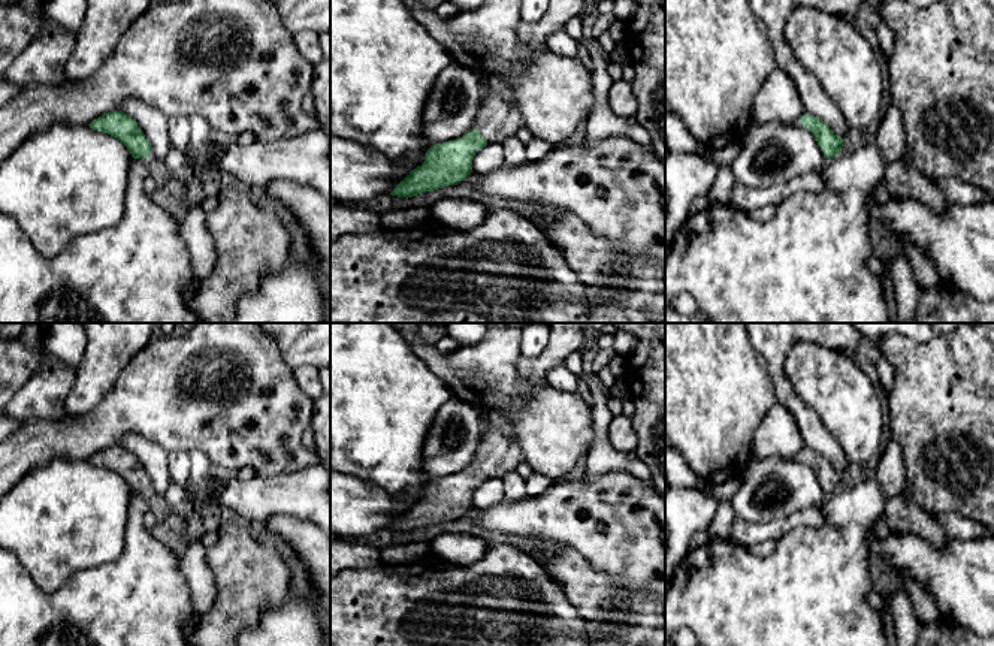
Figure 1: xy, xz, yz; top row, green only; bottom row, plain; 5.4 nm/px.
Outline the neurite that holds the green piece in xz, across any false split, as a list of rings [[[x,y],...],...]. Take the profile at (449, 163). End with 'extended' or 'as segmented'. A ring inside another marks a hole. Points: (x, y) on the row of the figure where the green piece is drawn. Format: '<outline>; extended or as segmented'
[[[483,75],[489,85],[483,126],[459,139],[432,145],[422,166],[413,169],[390,193],[398,197],[413,197],[448,185],[457,185],[472,172],[475,153],[487,144],[502,144],[525,126],[516,105],[513,84],[504,75]]]; extended

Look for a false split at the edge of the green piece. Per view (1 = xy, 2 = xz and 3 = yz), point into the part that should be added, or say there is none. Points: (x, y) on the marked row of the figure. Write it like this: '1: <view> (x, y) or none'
1: none
2: xz (501, 118)
3: none

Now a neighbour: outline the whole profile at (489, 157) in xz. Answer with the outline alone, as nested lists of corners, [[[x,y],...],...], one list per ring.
[[[492,142],[478,150],[472,159],[472,170],[486,173],[505,163],[502,144]]]

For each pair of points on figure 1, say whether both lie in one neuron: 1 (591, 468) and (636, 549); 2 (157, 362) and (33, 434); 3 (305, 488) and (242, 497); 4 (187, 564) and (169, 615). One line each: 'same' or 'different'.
1: different
2: same
3: same
4: different

